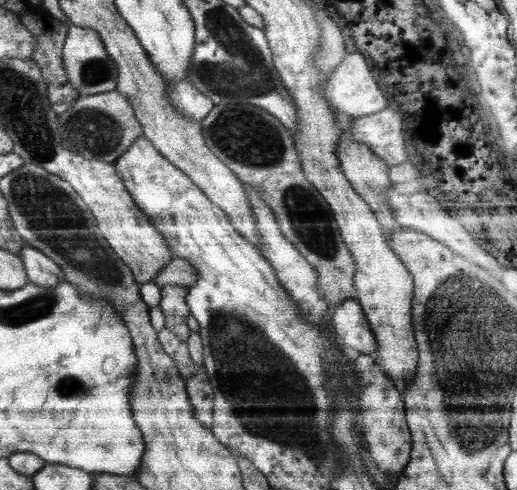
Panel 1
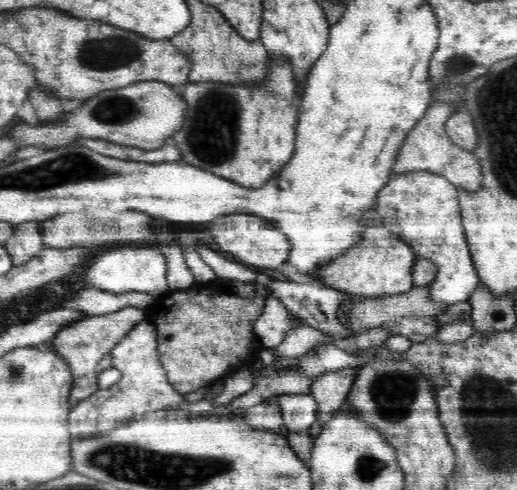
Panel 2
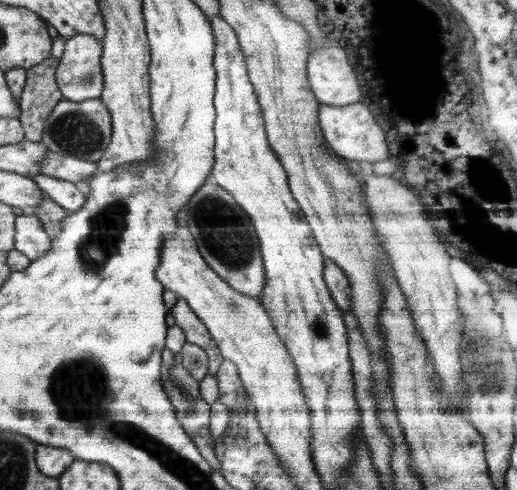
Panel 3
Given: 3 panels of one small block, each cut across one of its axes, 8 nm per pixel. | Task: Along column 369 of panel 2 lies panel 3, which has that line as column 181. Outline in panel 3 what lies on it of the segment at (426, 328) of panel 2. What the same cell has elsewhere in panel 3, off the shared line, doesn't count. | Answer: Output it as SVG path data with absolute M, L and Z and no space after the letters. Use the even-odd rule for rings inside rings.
M179 298L170 312L174 316L176 326L184 331L186 342L196 344L206 351L209 374L215 377L224 358L212 340L206 325L196 316L184 299Z

